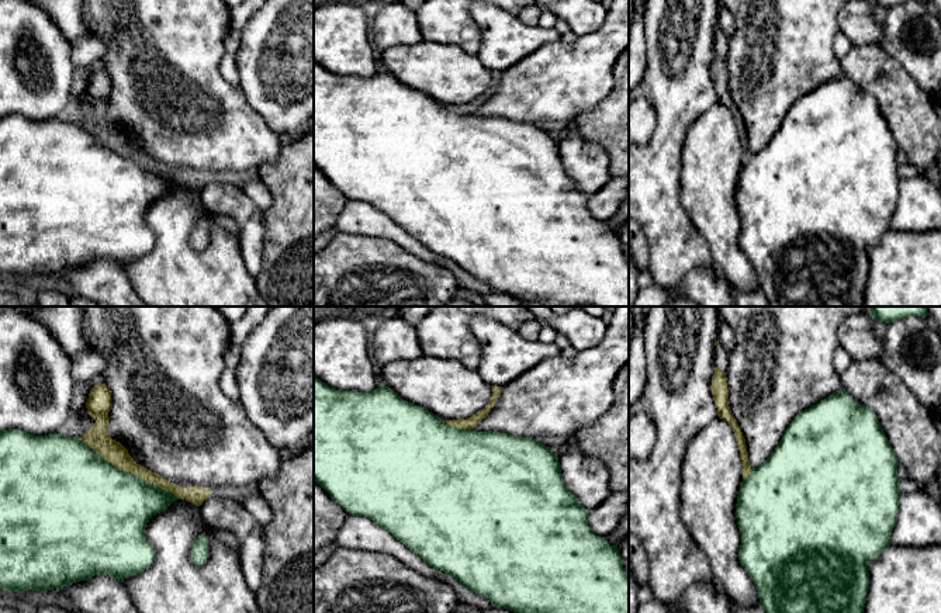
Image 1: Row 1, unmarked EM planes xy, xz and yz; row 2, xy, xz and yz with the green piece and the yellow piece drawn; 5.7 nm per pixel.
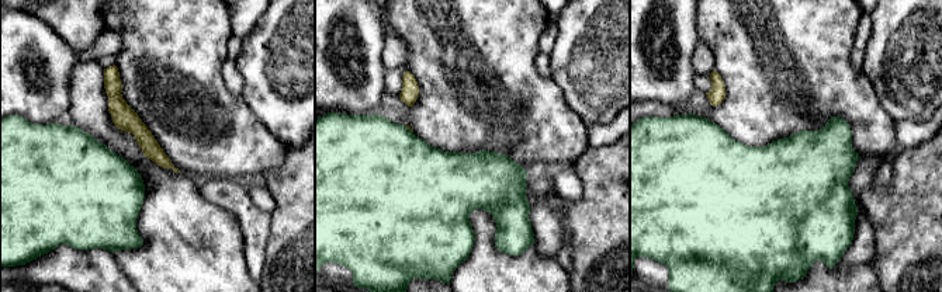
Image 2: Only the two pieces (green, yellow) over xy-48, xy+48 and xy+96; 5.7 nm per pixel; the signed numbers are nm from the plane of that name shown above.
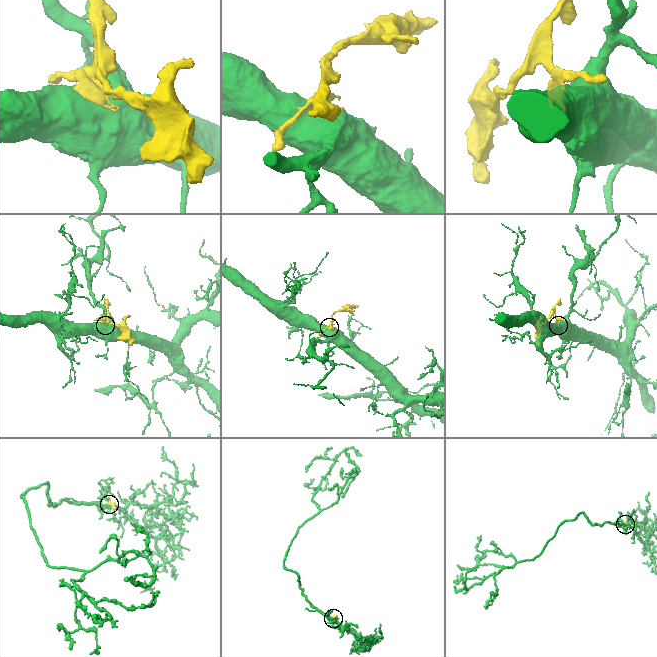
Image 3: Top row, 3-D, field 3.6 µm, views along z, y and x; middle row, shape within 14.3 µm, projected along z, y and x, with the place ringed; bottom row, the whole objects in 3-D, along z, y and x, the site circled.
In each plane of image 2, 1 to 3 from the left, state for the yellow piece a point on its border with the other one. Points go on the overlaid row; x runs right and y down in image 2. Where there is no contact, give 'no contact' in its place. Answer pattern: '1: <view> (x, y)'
1: no contact
2: xy+48 (408, 129)
3: no contact

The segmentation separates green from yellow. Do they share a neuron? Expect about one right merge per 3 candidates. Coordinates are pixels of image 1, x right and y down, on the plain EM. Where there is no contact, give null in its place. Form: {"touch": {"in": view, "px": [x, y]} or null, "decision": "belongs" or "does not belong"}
{"touch": {"in": "xy", "px": [128, 158]}, "decision": "does not belong"}

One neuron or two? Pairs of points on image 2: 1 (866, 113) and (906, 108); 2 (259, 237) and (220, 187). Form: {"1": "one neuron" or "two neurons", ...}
{"1": "two neurons", "2": "one neuron"}

